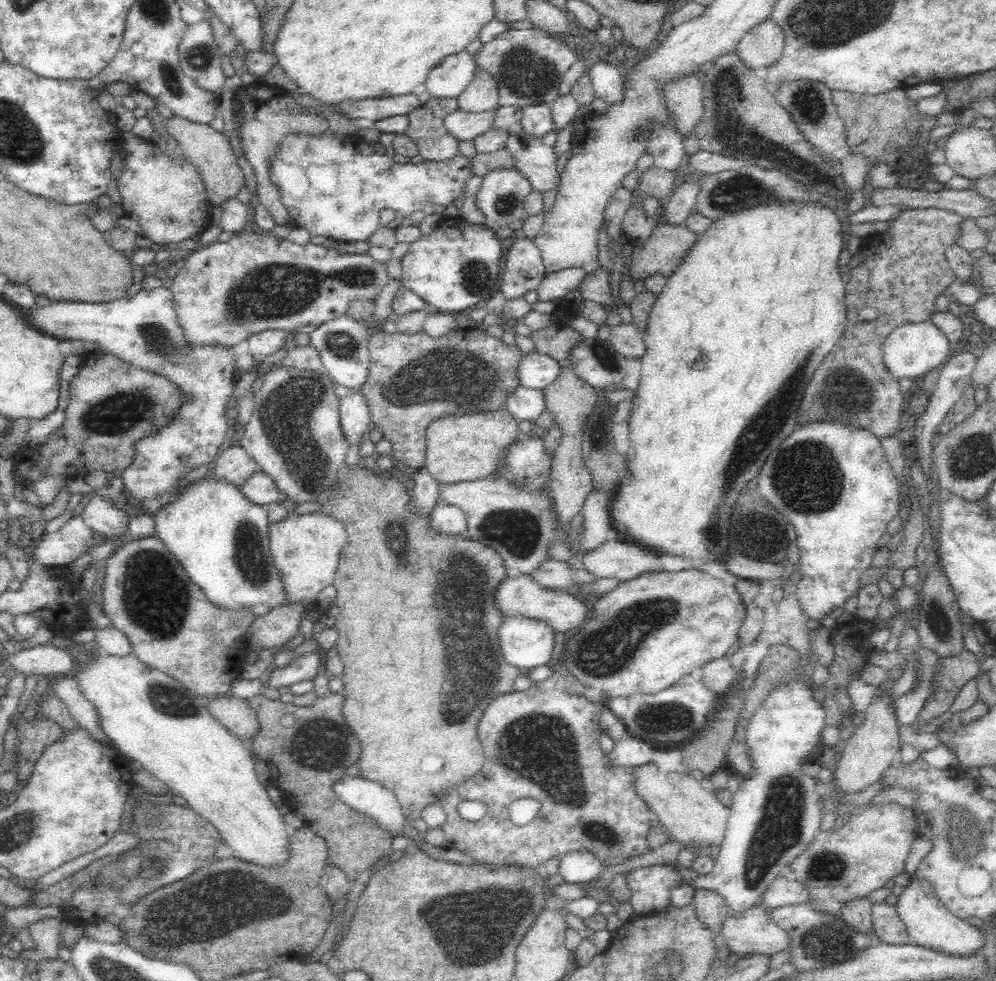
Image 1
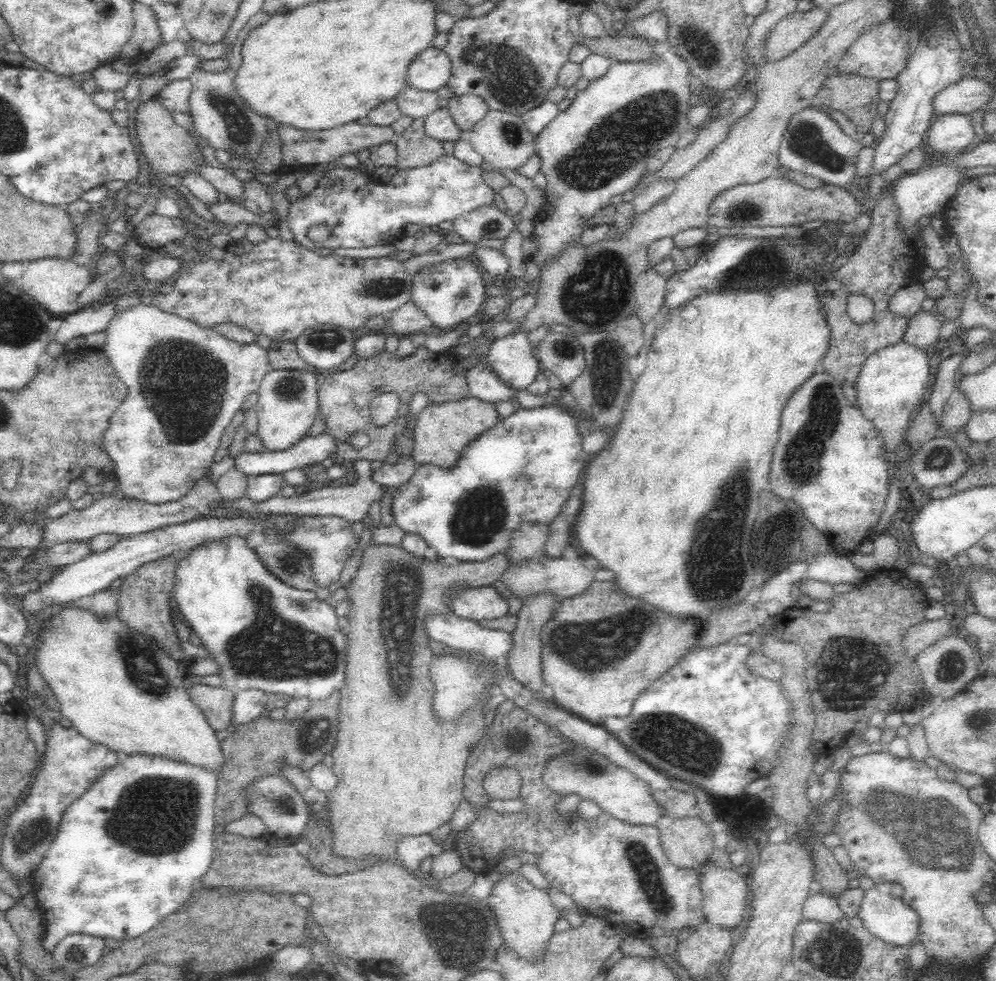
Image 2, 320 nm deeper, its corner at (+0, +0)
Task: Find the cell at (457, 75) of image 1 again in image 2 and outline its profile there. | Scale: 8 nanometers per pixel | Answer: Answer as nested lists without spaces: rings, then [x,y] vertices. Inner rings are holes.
[[[433,46],[419,52],[408,69],[408,88],[420,91],[436,92],[447,86],[452,76],[449,56]]]

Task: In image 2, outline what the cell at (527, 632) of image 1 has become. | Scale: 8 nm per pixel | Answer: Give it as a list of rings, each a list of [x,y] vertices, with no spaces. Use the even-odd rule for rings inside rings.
[[[453,614],[428,616],[424,630],[431,640],[450,648],[484,655],[486,659],[502,662],[513,647],[512,633],[479,626],[478,622]]]

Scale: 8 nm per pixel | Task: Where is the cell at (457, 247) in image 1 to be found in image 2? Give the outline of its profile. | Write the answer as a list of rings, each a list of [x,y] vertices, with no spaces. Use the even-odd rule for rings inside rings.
[[[461,257],[448,259],[441,263],[426,265],[413,276],[410,300],[426,314],[431,323],[441,331],[455,328],[457,324],[466,323],[470,316],[478,315],[484,309],[487,298],[486,286],[472,260]]]

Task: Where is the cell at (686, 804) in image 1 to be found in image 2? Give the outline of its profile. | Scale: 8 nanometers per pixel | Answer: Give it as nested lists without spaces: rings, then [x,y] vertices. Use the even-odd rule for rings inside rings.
[[[578,744],[562,753],[562,756],[553,756],[543,768],[541,780],[560,796],[577,794],[581,799],[593,800],[602,811],[627,824],[656,826],[665,815],[663,808],[649,793],[647,782],[584,745]]]

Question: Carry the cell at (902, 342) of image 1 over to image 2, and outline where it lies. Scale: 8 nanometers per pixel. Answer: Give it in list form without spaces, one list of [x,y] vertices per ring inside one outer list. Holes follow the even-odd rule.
[[[897,342],[870,355],[862,365],[855,386],[855,404],[864,418],[871,420],[882,433],[889,463],[889,482],[892,479],[892,466],[896,460],[896,451],[904,442],[907,427],[916,409],[925,401],[930,378],[930,365],[926,349],[916,348],[906,342]]]

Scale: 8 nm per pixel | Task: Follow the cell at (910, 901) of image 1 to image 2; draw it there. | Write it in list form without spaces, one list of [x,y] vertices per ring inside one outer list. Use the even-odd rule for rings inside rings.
[[[872,887],[865,891],[859,904],[857,916],[862,919],[863,925],[868,932],[871,932],[876,938],[884,942],[896,946],[911,946],[913,942],[918,942],[918,913],[913,908],[910,908],[903,898],[895,897],[892,894],[883,894],[875,887]]]

